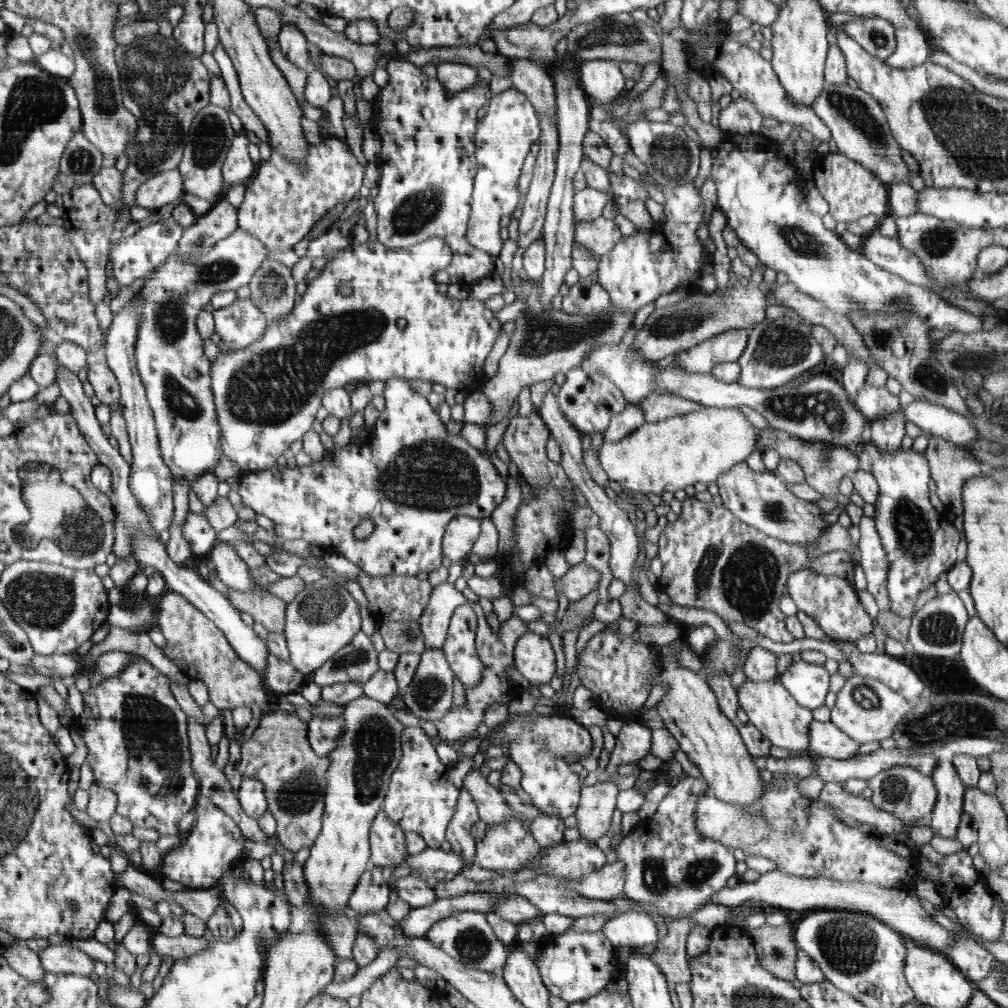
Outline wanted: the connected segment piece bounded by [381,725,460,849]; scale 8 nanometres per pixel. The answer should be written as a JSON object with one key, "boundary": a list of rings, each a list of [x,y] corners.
{"boundary":[[[422,725],[405,727],[401,762],[390,779],[388,794],[381,811],[394,823],[398,823],[405,834],[414,832],[425,841],[427,847],[440,849],[448,835],[449,823],[453,820],[456,802],[460,798],[460,789],[446,778],[448,770],[440,762],[430,739],[424,734]]]}

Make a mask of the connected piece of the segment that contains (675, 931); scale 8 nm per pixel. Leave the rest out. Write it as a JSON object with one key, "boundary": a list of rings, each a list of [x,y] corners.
{"boundary":[[[688,918],[670,921],[666,937],[655,944],[656,949],[651,954],[654,964],[658,964],[670,984],[689,983],[692,978],[688,968],[690,958],[686,953],[686,941],[688,931],[692,931],[696,925],[694,920]]]}

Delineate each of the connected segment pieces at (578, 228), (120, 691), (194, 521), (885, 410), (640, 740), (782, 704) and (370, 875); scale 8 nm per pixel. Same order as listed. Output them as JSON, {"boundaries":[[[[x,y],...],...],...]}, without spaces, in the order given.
{"boundaries":[[[[604,217],[592,223],[574,224],[574,230],[578,241],[588,250],[594,250],[598,258],[612,250],[623,236],[615,220],[606,220]]],[[[140,657],[117,675],[105,678],[97,688],[86,690],[83,698],[84,710],[72,726],[88,748],[85,762],[92,768],[96,784],[116,794],[116,813],[127,818],[133,826],[158,830],[162,837],[178,834],[180,818],[195,806],[198,782],[190,768],[186,714],[173,698],[166,675],[148,659]]],[[[188,510],[188,518],[186,518],[186,524],[182,531],[184,531],[184,537],[190,543],[194,554],[207,555],[218,542],[217,532],[208,524],[204,512],[197,514]]],[[[866,382],[858,389],[855,405],[869,420],[892,414],[900,408],[898,395],[891,394],[885,386],[873,386]]],[[[640,720],[626,723],[622,726],[620,734],[615,736],[615,748],[610,755],[610,767],[618,768],[618,765],[627,765],[630,762],[639,761],[650,752],[650,730],[646,730],[644,722]]],[[[744,680],[743,686],[736,691],[739,707],[749,716],[750,724],[754,725],[774,746],[786,748],[790,752],[804,752],[810,746],[810,722],[812,711],[800,706],[780,681],[757,682]]],[[[371,868],[361,876],[360,883],[349,898],[349,906],[359,914],[372,914],[388,904],[388,874],[382,868]]]]}

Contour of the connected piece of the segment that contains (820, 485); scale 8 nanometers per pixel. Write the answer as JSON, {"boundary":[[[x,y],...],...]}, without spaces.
{"boundary":[[[774,426],[764,430],[758,429],[757,444],[763,449],[765,446],[774,448],[782,459],[792,459],[798,462],[805,472],[805,481],[814,490],[820,492],[822,497],[835,497],[839,492],[838,486],[844,476],[850,476],[860,468],[860,458],[858,458],[859,450],[848,450],[848,448],[840,448],[840,446],[830,446],[830,444],[804,444],[798,436],[790,436],[782,430],[776,430]]]}

